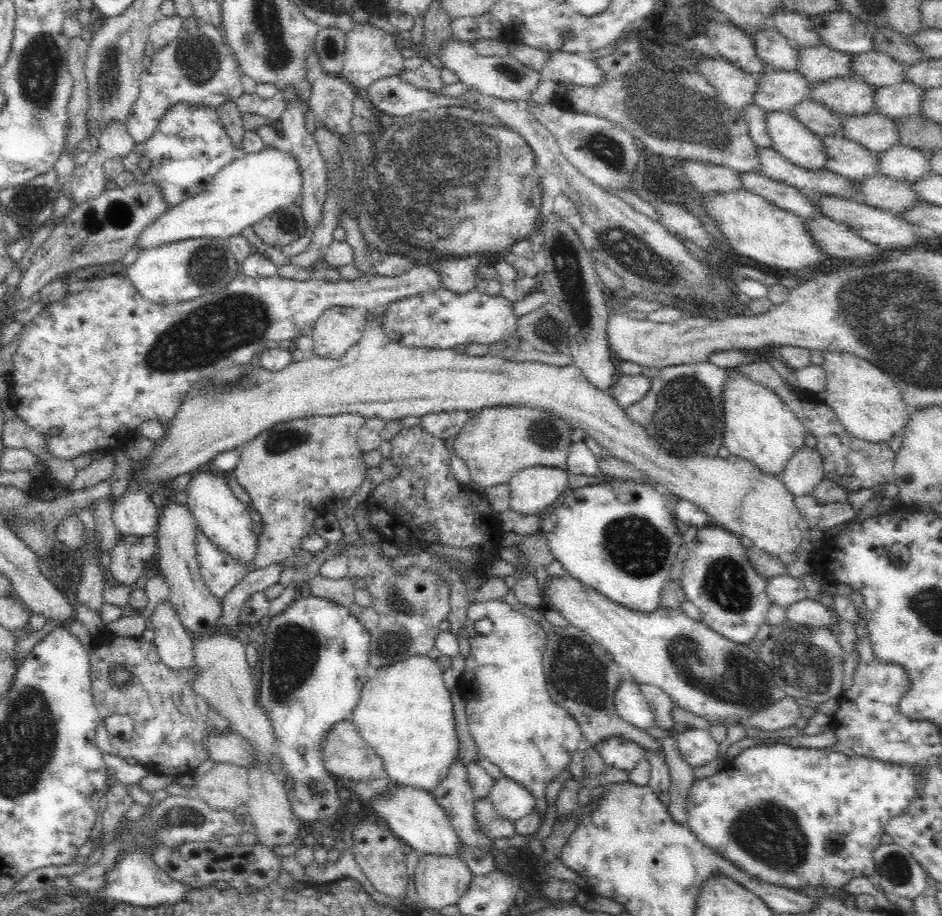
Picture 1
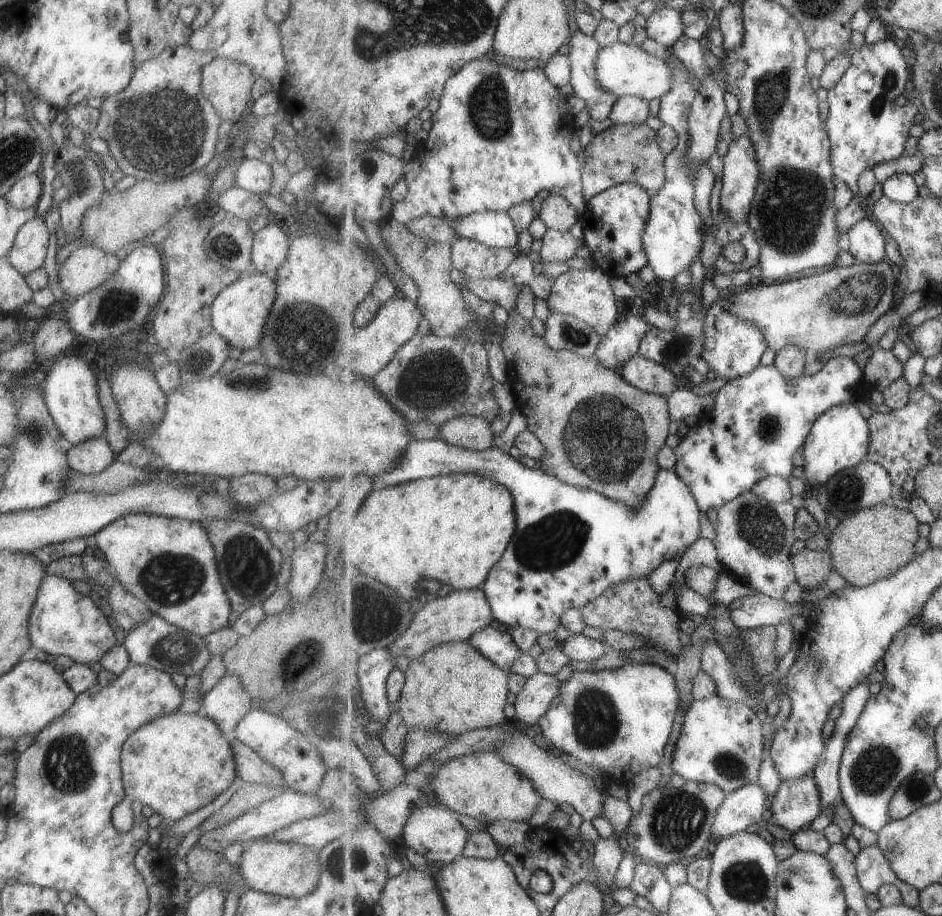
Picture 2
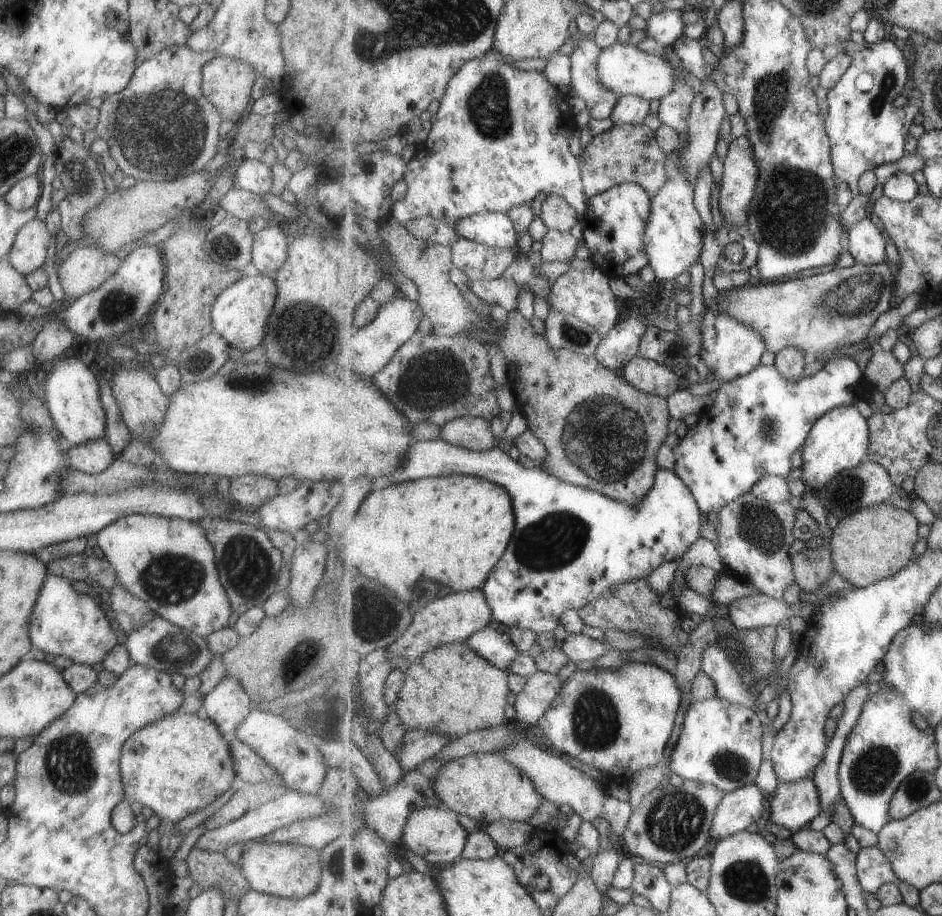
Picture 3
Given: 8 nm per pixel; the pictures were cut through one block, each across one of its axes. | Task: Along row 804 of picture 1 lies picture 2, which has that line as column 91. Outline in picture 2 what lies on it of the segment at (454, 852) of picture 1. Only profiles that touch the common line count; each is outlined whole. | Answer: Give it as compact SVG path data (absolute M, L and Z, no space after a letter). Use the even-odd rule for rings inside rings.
M60 355L45 373L42 396L55 427L69 445L105 437L105 418L97 398L97 382L82 357Z

